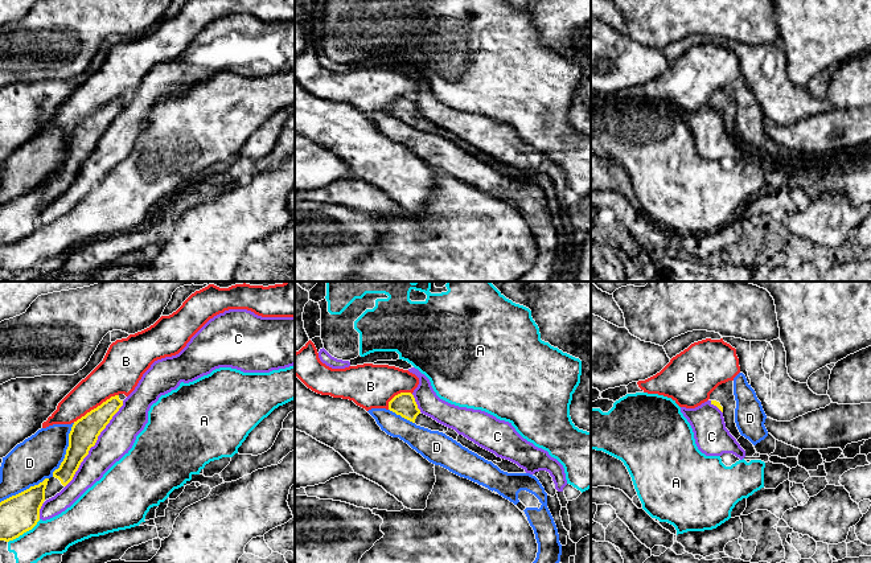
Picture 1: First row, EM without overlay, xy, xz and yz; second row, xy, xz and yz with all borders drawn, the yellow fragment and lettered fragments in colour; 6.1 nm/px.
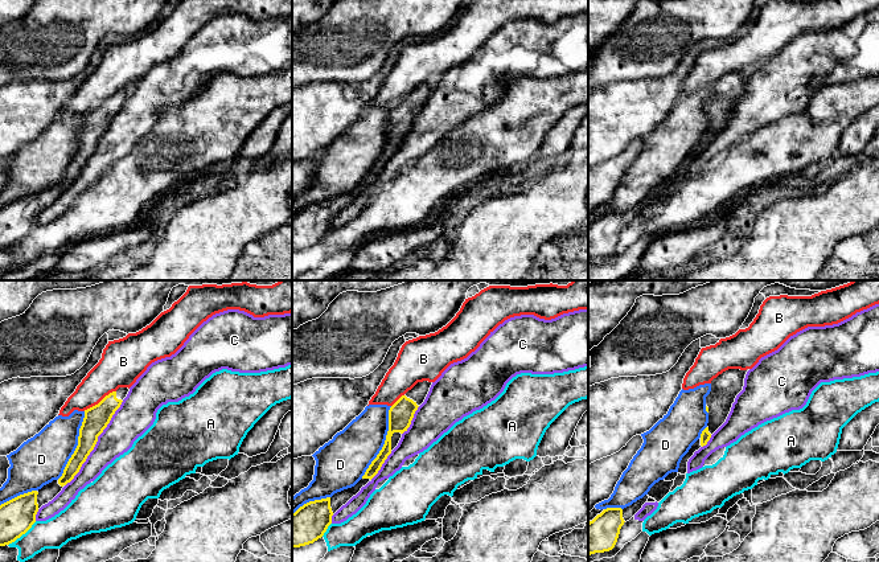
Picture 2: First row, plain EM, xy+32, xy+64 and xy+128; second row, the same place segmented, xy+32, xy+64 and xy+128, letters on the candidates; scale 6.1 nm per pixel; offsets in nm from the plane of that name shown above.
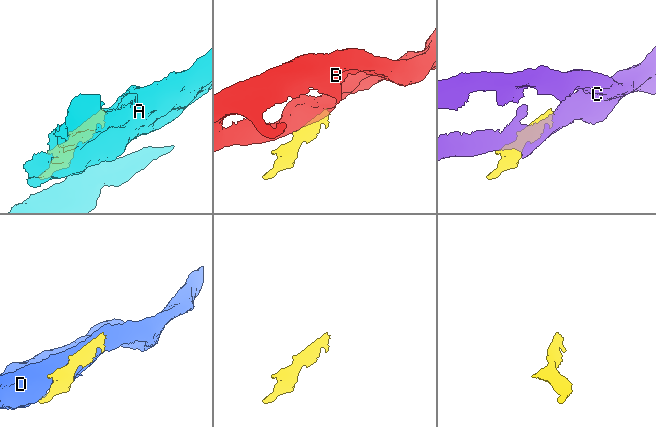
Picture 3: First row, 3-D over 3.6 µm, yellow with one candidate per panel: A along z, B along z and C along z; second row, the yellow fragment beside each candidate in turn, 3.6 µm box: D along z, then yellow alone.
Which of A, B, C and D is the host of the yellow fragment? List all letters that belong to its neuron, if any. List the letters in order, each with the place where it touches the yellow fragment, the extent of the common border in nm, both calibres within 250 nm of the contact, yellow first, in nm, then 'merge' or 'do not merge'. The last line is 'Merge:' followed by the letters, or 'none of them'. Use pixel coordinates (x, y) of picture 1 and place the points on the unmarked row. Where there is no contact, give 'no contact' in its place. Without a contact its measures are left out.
A: contact xy (24, 235); length 240 nm; calibres 240 and 220 nm; do not merge
B: contact xy (97, 111); length 320 nm; calibres 170 and 260 nm; do not merge
C: contact xy (94, 148); length 650 nm; calibres 170 and 200 nm; do not merge
D: contact xy (66, 153); length 360 nm; calibres 170 and 280 nm; do not merge
Merge: none of them

